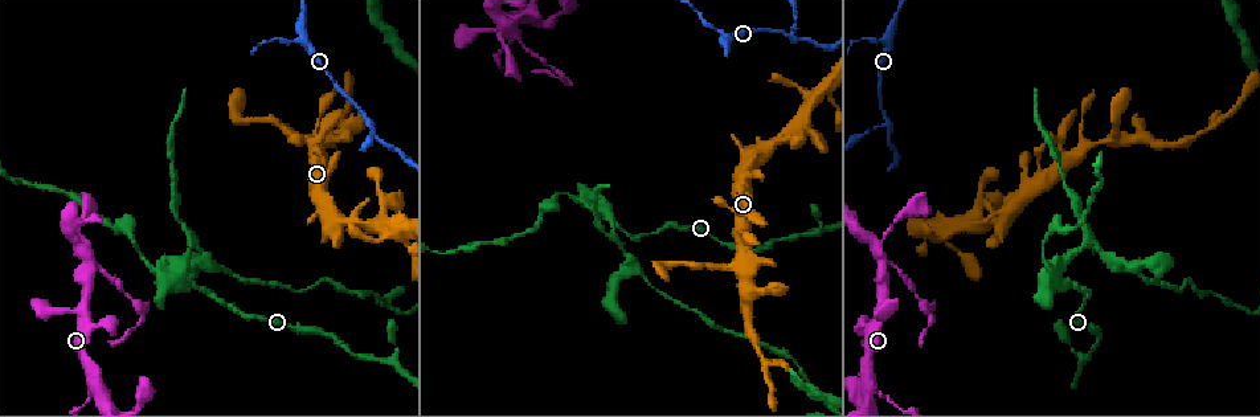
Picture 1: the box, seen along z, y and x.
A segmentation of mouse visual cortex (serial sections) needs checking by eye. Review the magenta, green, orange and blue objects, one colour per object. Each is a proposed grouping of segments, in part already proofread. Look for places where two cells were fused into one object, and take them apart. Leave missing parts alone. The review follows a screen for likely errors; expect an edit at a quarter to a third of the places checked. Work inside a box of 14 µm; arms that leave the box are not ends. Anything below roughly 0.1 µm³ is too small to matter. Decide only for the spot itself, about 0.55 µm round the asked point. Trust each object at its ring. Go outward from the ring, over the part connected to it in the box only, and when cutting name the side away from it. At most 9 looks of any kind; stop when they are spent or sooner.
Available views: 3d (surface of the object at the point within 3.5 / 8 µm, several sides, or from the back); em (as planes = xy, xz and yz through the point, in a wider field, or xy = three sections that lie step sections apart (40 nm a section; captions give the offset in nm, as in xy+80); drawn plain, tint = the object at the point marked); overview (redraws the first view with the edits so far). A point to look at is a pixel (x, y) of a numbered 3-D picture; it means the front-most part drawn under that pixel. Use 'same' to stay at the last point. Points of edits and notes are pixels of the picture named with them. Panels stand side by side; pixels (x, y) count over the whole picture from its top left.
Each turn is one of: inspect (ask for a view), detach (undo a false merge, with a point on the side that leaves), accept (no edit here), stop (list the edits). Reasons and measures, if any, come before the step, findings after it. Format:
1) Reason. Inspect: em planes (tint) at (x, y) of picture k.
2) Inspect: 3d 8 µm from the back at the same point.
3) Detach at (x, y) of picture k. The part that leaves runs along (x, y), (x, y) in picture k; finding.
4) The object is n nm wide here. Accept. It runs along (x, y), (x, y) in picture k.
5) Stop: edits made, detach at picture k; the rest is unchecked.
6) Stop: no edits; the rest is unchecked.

Calibre changes. Inspect: 3d 8 µm at (1116, 142) of picture 1.

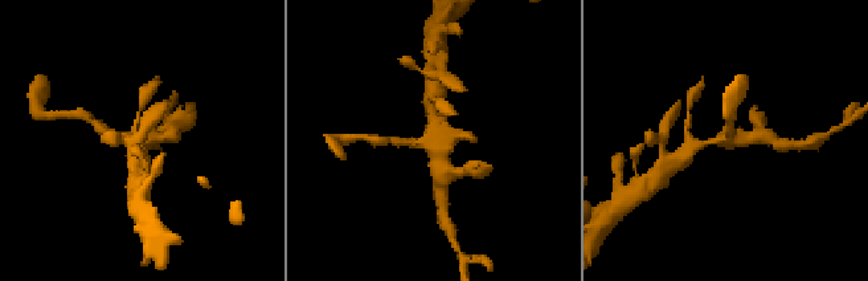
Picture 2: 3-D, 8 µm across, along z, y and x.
Zoom in. Inspect: 3d 3.5 µm at (441, 142) of picture 2.

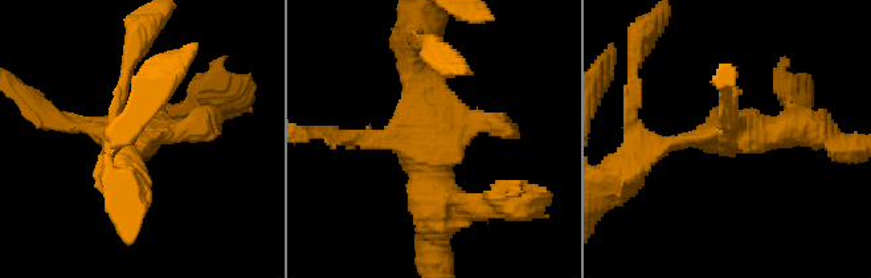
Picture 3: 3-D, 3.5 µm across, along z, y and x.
Accept. It runs along (650, 151), (704, 135), (820, 131) in picture 3; continuous, no second cell.

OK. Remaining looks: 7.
Small branch off a trunk. Inspect: 3d 3.5 µm from the back at (519, 20) of picture 1.

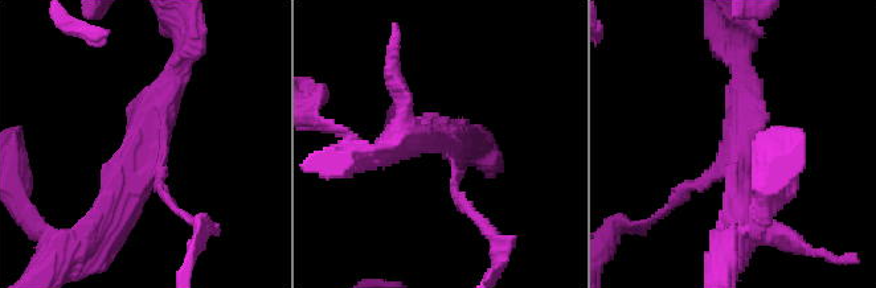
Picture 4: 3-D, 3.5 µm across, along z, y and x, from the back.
3 arms meet here; the arms are 150, 350, 400 nm wide. Inspect: em xy step 3 (tint) at (141, 150) of picture 4.

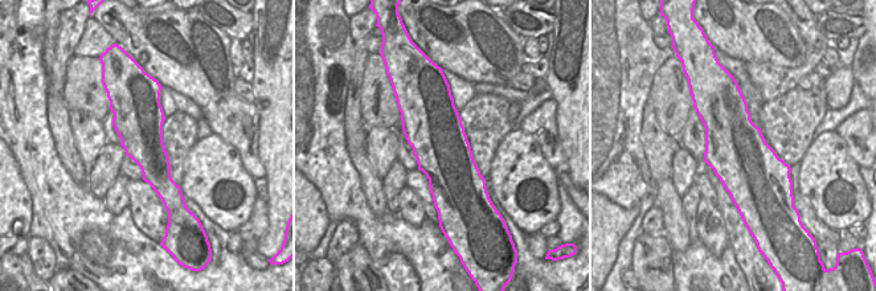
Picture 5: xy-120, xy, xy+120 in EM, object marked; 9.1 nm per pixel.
Another direction. Inspect: em xy step 1 (tint) at the same point.

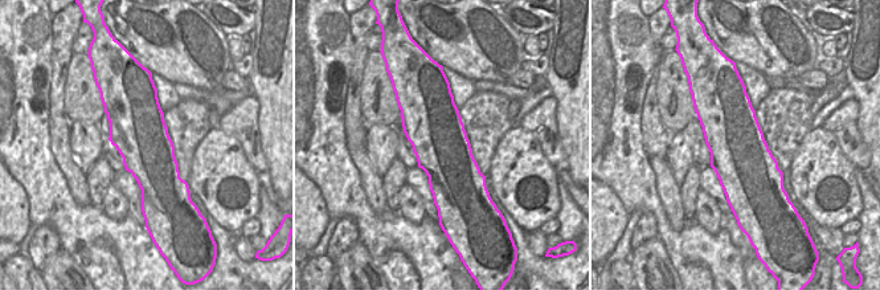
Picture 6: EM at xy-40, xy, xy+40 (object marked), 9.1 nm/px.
Accept. It runs along (177, 70), (97, 227) in picture 4; continuous, no second cell.

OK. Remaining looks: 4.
Inspect: 3d 3.5 µm at (94, 263) of picture 1.

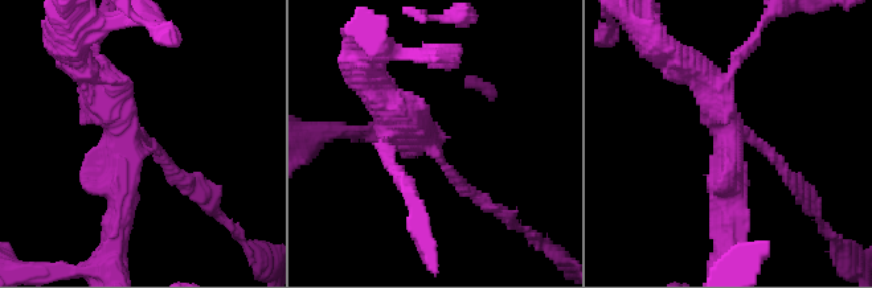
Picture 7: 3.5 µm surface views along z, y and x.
Inspect: em xy step 5 (tint) at (435, 156) of picture 7.

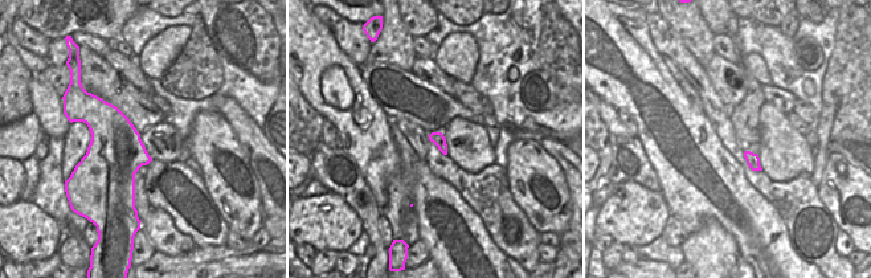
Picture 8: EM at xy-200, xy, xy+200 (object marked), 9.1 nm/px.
3 arms meet here; the arms are 150, 400, 400 nm wide. Detach at (176, 173) of picture 7. The part that leaves runs along (148, 144), (230, 225) in picture 7; two cells meet here.

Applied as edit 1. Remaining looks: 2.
Stop: edits made, detach at picture 7; the rest is unchecked.

